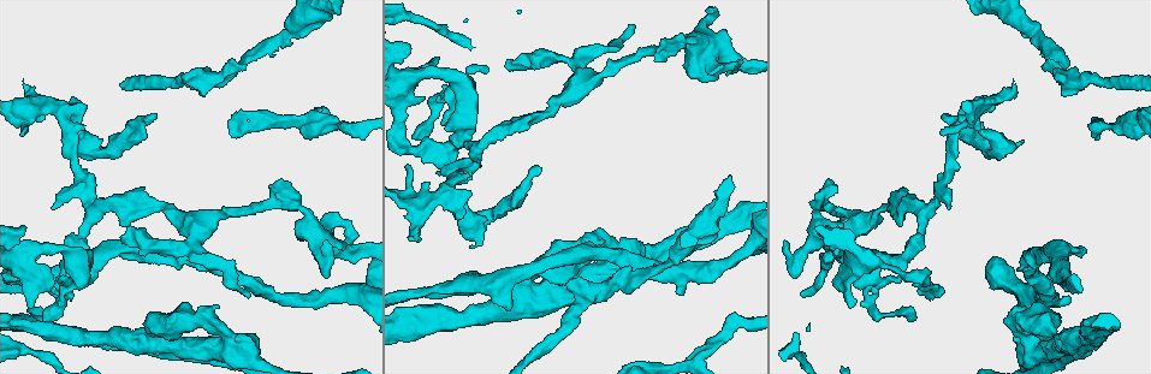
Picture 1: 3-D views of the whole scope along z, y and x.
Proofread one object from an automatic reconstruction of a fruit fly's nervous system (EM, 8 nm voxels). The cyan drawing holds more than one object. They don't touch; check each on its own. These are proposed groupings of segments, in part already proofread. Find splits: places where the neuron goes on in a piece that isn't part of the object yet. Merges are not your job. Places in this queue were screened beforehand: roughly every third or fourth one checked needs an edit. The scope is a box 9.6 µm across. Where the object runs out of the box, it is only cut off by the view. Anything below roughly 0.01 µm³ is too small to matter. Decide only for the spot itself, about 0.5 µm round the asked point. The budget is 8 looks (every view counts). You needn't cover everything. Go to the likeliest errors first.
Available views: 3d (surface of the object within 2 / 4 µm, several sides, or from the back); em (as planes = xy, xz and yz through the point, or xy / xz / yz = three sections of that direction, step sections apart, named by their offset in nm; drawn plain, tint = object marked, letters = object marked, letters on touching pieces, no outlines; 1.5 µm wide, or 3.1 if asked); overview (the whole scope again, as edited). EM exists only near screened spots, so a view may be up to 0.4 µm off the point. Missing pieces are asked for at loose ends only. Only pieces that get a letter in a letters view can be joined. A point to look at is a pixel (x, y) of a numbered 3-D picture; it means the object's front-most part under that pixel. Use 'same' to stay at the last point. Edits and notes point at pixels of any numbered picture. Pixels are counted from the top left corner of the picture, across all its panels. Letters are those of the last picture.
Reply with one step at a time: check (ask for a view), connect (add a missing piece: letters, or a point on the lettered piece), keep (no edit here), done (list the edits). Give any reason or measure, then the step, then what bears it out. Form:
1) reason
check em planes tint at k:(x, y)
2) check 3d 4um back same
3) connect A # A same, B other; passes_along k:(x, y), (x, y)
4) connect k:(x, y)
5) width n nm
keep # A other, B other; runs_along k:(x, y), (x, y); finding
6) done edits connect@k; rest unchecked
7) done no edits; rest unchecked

an open end
check em yz step 8 letters at 1:(470, 246)

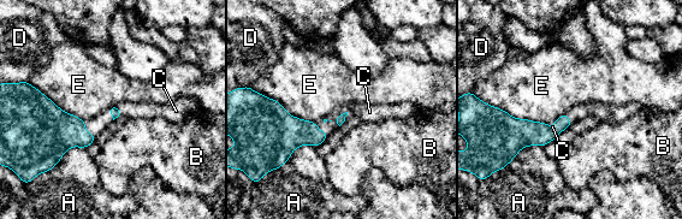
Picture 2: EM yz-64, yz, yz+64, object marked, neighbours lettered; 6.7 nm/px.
cut it another way
check em planes letters same

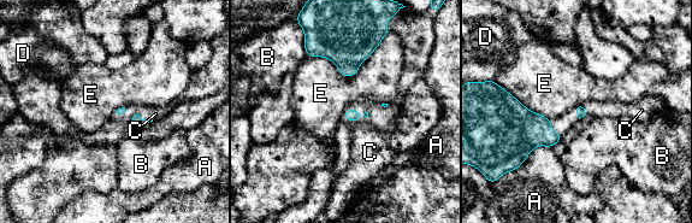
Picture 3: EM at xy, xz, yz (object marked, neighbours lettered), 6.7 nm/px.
connect C # A other, B other, C same, D other, E other; passes_along 3:(350, 115), (355, 121), (370, 152); it goes on there

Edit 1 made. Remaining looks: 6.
free end
check em planes letters at 1:(604, 242)

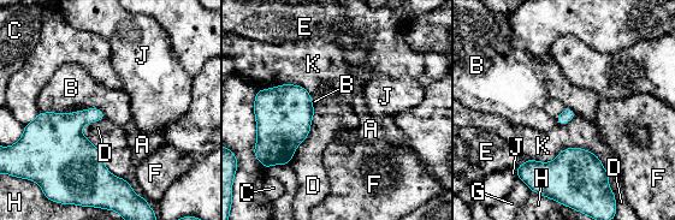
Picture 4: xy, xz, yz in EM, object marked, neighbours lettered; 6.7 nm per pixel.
longest_contact B 440 nm
keep # A other, B other, C other, D other, E other, F other, G other, H other, J other, K other; no lettered piece goes on from it

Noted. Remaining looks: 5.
free end
check em xy step 4 letters at 1:(904, 190)

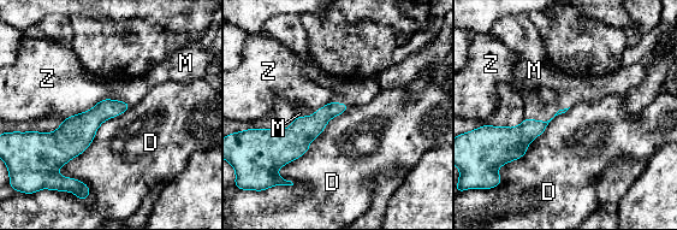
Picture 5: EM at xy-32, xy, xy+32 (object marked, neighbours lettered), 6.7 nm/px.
another direction
check em xz step 4 letters same

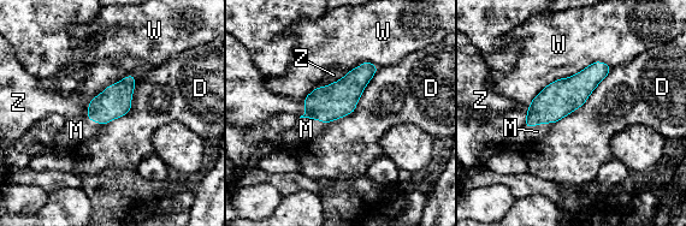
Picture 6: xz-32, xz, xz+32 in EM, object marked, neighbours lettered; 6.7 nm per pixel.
longest_contact W 600 nm
connect M # D other, M same, W other, Z other; the neuron continues

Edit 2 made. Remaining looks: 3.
done edits connect@3, connect@6; rest unchecked

